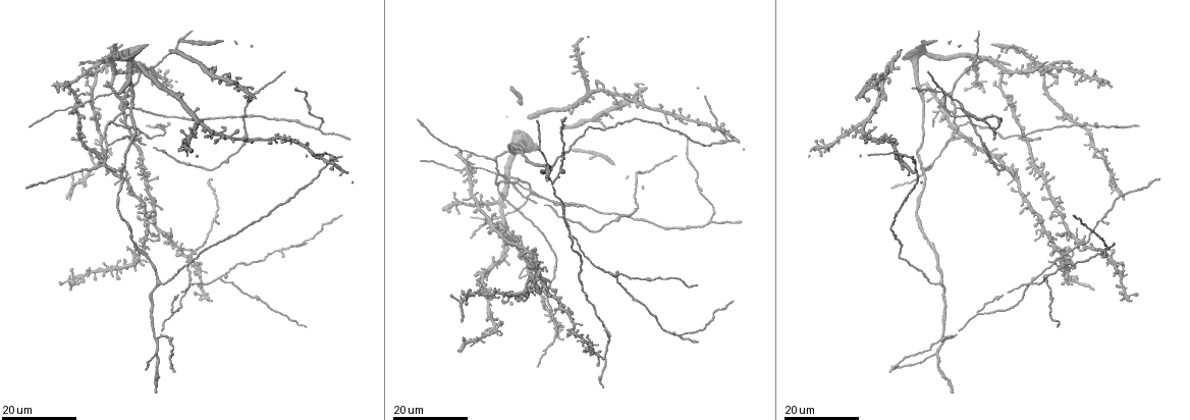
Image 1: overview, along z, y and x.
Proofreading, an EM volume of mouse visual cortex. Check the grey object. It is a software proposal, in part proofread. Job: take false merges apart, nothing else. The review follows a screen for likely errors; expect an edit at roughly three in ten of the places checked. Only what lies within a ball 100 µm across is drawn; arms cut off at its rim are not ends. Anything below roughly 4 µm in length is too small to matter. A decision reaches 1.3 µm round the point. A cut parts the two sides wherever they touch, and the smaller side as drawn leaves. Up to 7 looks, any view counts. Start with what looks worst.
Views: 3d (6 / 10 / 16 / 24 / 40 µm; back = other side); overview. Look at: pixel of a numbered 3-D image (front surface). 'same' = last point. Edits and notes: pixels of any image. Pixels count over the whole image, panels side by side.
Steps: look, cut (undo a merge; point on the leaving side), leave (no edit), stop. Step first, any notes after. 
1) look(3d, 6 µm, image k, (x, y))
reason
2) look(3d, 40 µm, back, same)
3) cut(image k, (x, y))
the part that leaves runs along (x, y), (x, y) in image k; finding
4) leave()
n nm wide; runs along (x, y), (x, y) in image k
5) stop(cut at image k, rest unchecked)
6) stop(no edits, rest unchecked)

look(3d, 16 µm, image 1, (218, 275))
two arms in line, one across

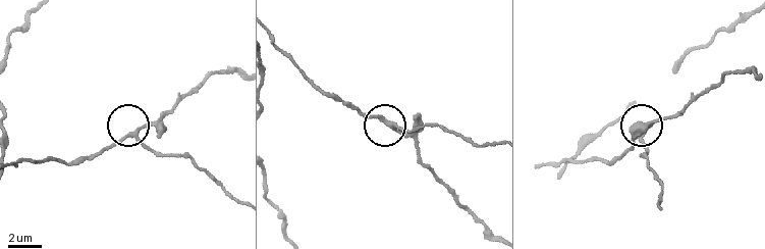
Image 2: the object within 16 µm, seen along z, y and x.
look(3d, 10 µm, image 2, (134, 134))

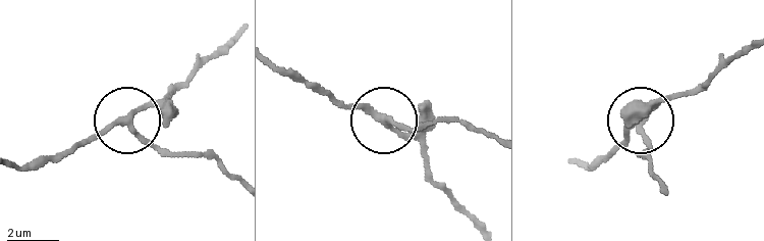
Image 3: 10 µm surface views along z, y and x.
cut(image 3, (155, 146))
3 arms; a second neuron is stuck on

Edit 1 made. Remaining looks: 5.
look(overview)

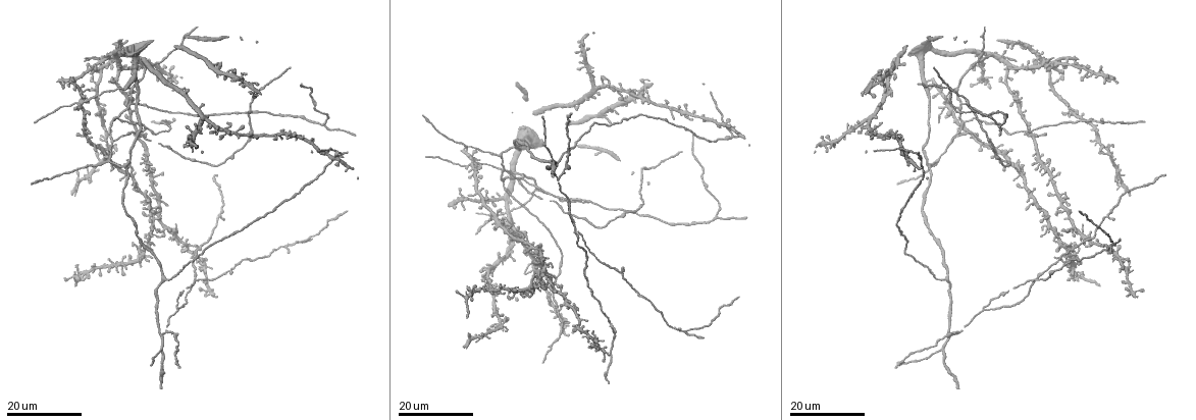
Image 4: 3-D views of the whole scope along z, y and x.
look(3d, 16 µm, image 4, (294, 242))

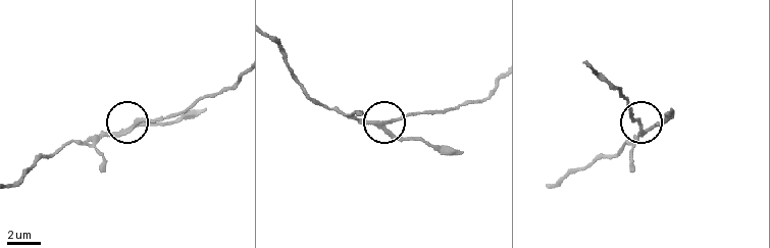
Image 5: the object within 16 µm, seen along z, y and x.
look(3d, 6 µm, image 5, (386, 128))

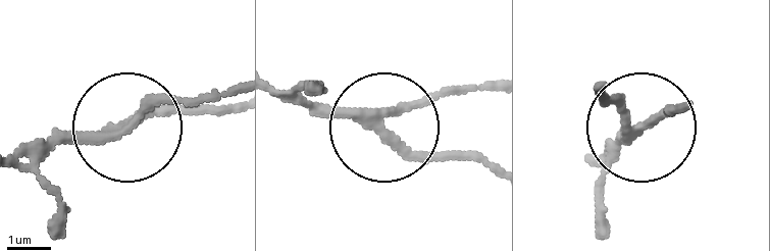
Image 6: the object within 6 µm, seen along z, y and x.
cut(image 6, (420, 159))
the part that leaves runs along (120, 124), (237, 109) in image 6; a second neuron is stuck on

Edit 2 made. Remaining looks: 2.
stop(cut at image 3, cut at image 6, rest unchecked)

